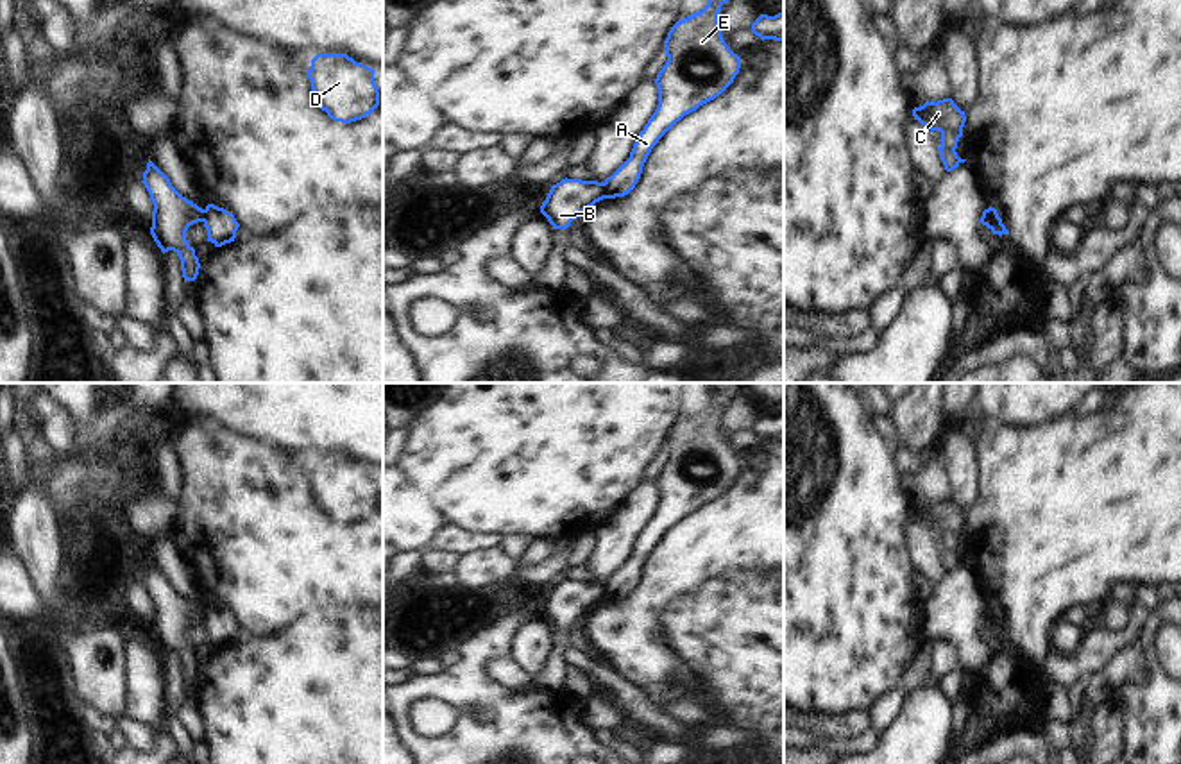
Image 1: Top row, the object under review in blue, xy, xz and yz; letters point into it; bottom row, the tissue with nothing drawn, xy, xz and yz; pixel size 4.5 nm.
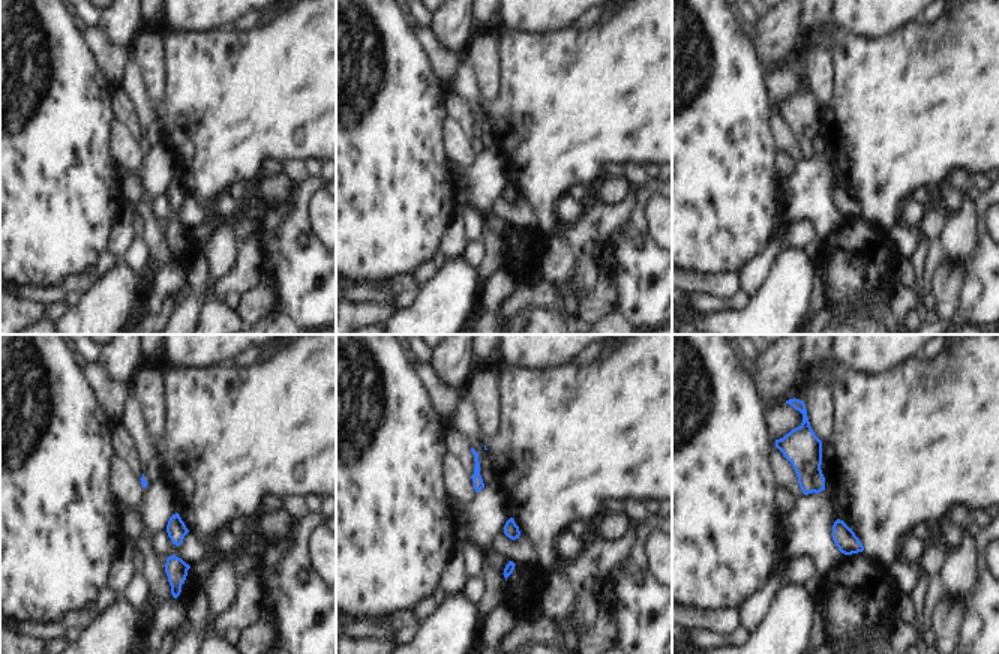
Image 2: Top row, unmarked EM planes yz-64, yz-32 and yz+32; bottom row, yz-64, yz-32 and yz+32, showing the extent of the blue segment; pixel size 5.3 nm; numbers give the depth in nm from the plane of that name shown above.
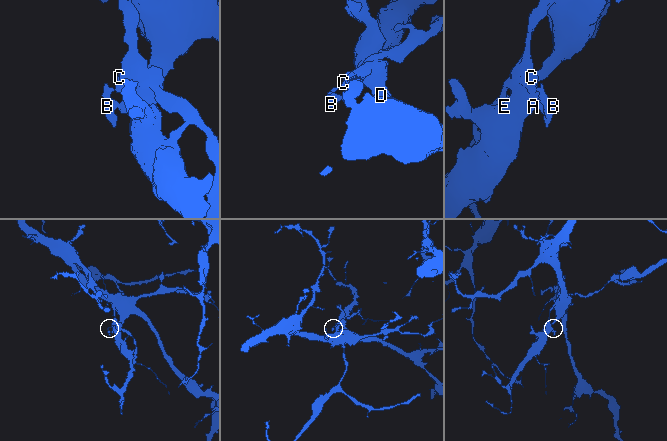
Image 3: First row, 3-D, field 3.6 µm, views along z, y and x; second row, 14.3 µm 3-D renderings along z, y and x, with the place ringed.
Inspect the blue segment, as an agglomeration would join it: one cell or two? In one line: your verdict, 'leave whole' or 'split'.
split

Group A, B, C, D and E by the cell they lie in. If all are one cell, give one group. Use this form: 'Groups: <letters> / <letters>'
Groups: A D E / B C.

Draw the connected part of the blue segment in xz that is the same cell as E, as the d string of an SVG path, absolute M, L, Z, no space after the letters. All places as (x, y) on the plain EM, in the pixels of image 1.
M739 383L710 386L714 395L707 406L676 422L667 433L667 462L655 480L658 506L639 533L630 558L605 580L603 599L628 596L658 540L685 515L719 497L739 474L741 458L728 449L718 426L721 406L741 394Z

